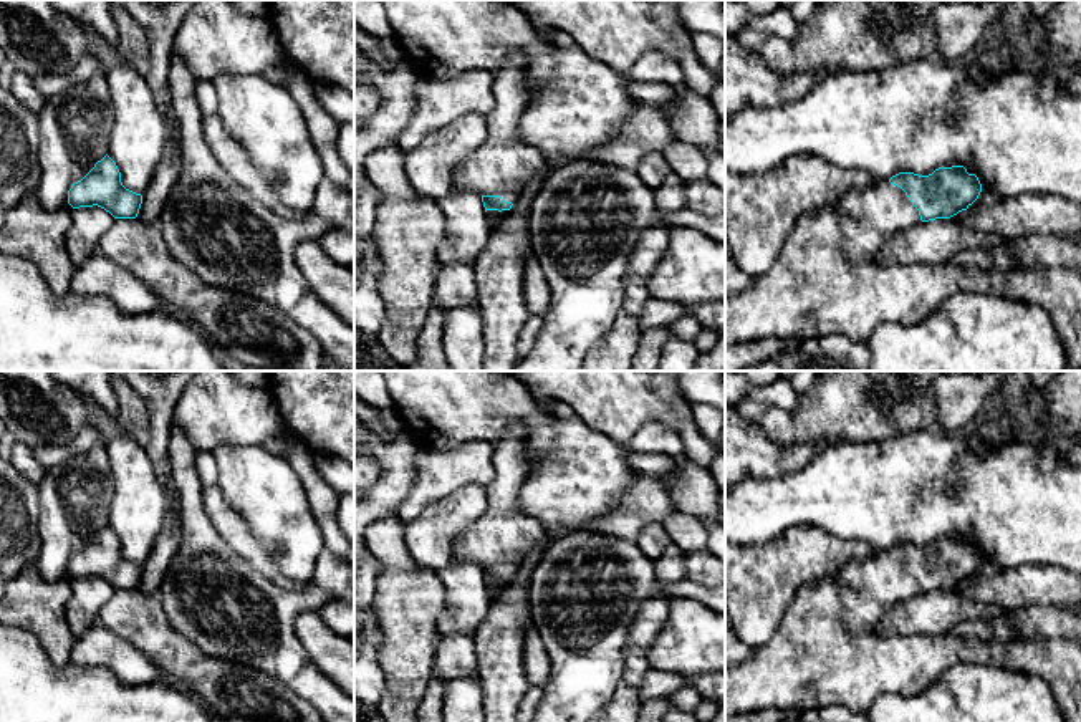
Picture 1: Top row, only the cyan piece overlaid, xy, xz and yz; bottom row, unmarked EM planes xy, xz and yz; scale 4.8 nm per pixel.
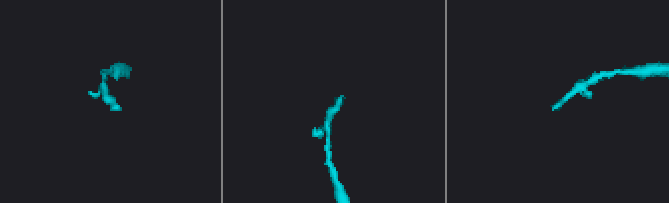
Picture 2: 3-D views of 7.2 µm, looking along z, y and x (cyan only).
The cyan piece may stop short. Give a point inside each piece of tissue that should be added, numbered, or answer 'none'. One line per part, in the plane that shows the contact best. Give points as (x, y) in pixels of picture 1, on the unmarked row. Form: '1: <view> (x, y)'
1: yz (866, 590)

